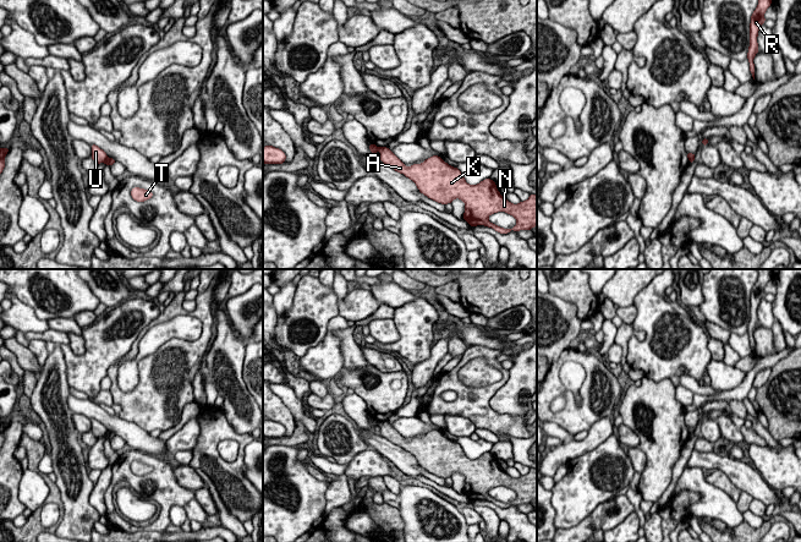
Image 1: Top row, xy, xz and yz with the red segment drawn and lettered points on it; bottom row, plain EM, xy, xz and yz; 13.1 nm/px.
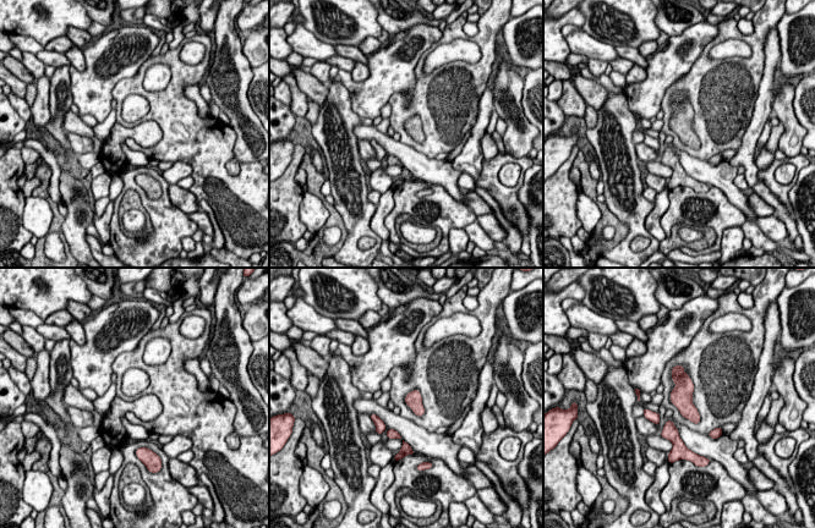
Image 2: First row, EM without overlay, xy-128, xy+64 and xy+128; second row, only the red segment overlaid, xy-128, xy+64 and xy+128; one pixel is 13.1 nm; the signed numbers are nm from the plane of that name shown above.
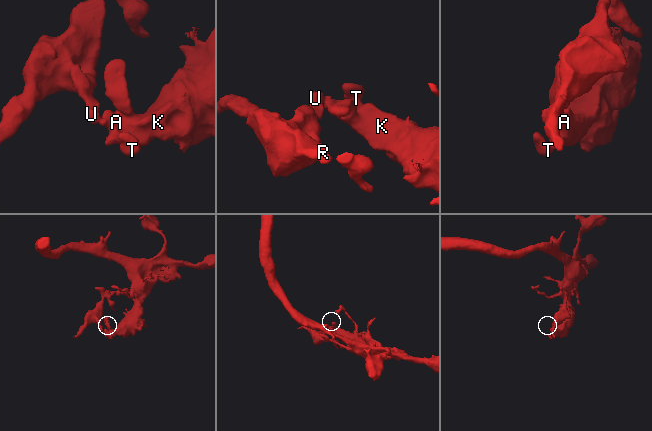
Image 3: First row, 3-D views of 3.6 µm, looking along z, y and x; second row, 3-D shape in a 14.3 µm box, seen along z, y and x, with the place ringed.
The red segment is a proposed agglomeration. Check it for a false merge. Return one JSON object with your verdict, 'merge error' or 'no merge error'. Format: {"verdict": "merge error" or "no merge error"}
{"verdict": "merge error"}

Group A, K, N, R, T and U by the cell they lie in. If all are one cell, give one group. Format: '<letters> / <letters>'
A K N T / R U

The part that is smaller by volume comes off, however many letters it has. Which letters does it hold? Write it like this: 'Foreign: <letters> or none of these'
Foreign: R, U

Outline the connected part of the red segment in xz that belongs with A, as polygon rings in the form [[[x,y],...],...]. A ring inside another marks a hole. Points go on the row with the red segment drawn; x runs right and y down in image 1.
[[[380,147],[379,152],[380,161],[412,180],[419,192],[428,198],[444,206],[451,203],[455,198],[461,199],[465,203],[463,220],[466,220],[471,228],[484,225],[500,234],[509,234],[511,230],[532,230],[533,226],[537,226],[537,196],[533,193],[530,195],[527,201],[514,204],[500,195],[496,184],[492,179],[484,179],[478,185],[468,185],[461,171],[445,163],[439,155],[433,155],[422,164],[413,164],[407,168],[388,147]],[[498,212],[505,212],[512,215],[517,224],[511,229],[504,229],[490,223],[488,217]]]

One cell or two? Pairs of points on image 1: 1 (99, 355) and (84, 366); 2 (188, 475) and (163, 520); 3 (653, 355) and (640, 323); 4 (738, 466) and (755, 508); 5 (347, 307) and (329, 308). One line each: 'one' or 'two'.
1: one
2: two
3: one
4: two
5: two

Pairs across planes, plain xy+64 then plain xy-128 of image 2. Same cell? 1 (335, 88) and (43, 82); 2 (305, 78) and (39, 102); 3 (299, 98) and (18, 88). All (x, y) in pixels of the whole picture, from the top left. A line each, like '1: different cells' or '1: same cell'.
1: different cells
2: different cells
3: same cell

